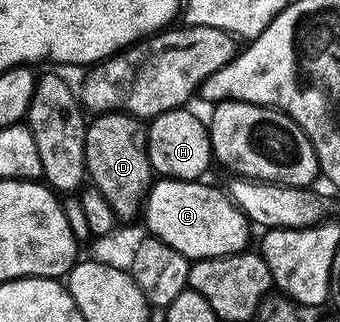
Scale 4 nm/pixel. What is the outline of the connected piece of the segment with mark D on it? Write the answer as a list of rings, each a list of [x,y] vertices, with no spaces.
[[[120,111],[95,114],[86,128],[86,174],[104,201],[112,205],[119,220],[130,219],[137,211],[139,214],[144,196],[152,186],[146,133],[143,120]]]

